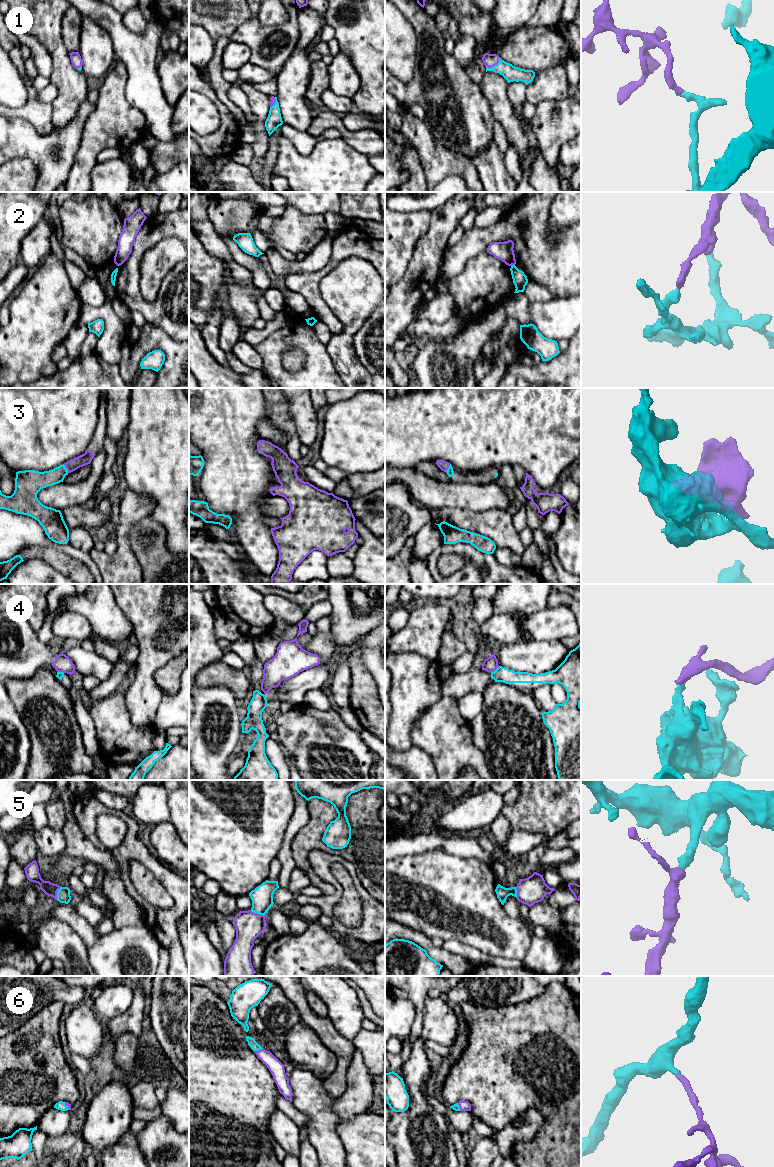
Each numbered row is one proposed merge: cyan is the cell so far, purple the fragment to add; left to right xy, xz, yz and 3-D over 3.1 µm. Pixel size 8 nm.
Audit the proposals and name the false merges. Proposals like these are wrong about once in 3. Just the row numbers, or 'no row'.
2, 4

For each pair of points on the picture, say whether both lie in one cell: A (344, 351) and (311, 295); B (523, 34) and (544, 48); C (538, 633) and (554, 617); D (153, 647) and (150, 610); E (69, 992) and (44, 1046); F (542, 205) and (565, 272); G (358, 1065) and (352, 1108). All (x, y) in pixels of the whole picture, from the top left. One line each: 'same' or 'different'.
A: different
B: same
C: same
D: same
E: different
F: same
G: same

